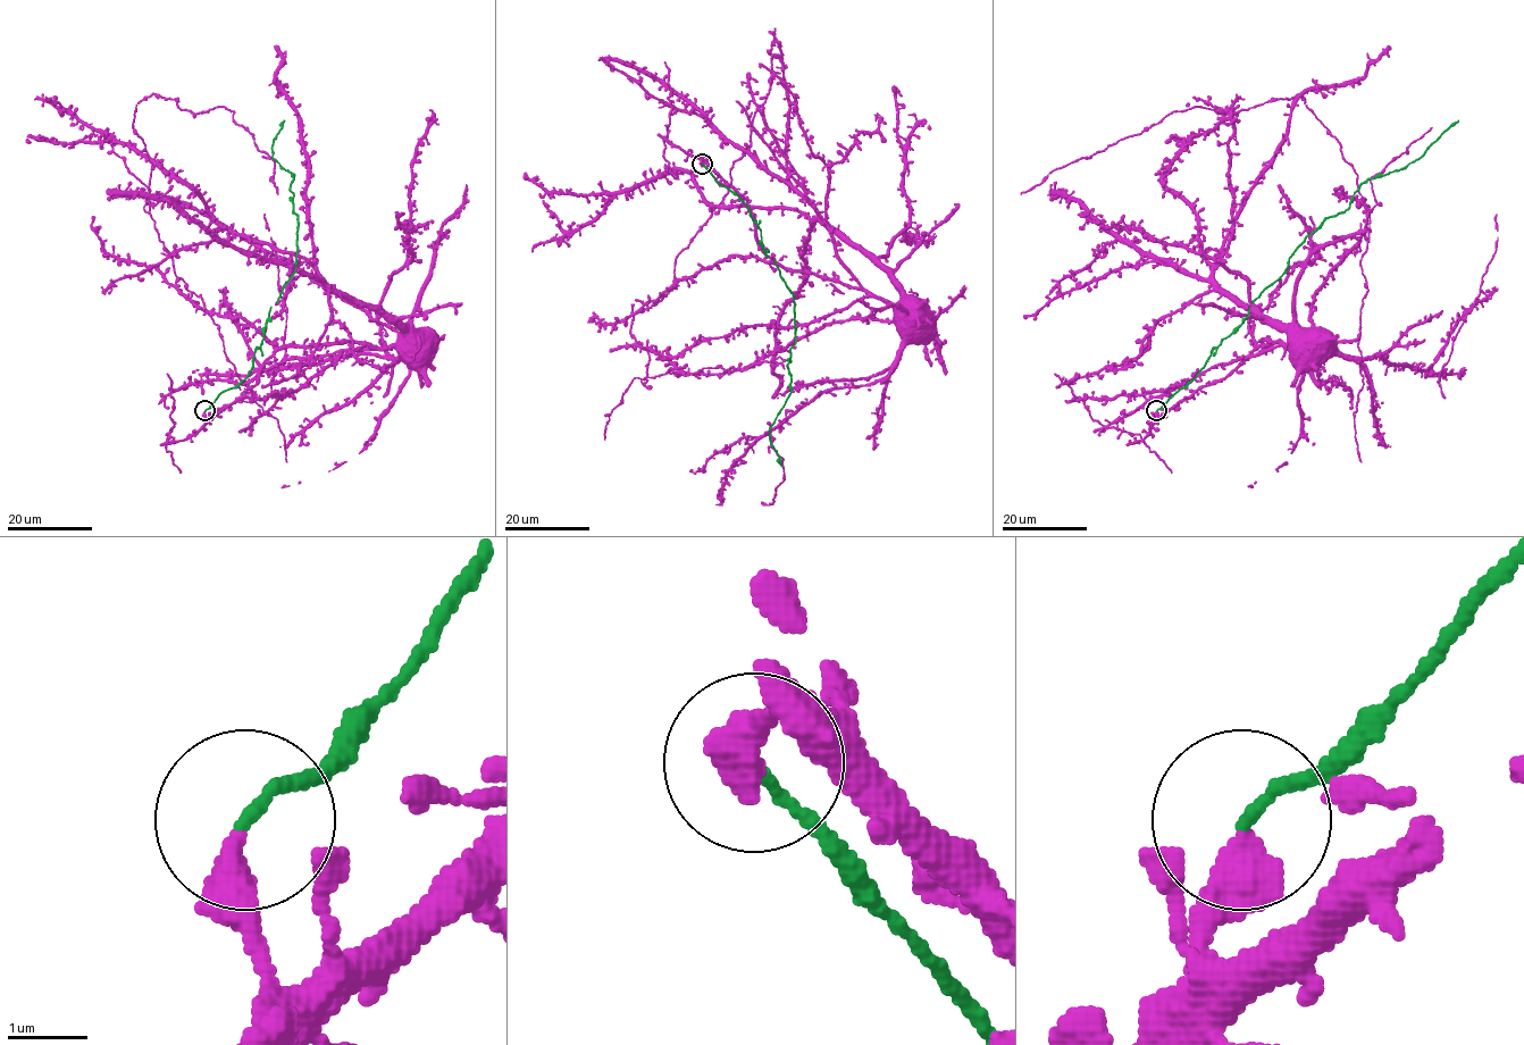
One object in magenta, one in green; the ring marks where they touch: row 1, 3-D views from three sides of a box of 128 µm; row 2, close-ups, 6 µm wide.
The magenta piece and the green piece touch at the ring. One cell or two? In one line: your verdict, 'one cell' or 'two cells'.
two cells

